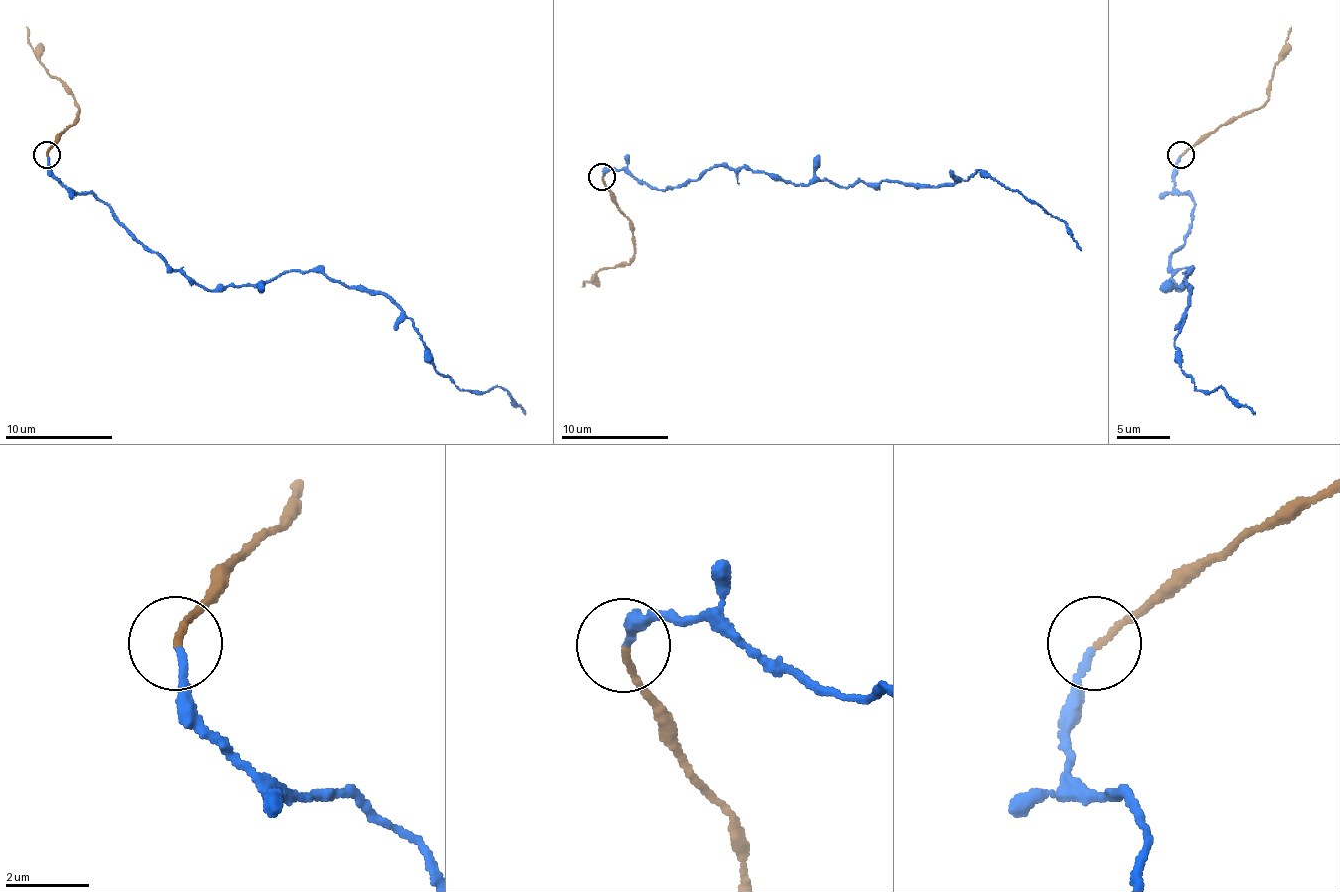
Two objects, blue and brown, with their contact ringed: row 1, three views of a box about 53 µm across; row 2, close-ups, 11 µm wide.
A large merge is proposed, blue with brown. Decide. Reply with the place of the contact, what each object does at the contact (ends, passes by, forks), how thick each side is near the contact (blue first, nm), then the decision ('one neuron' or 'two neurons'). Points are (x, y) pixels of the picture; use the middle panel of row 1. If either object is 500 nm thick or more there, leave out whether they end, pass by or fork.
at (602, 176); blue ends there; brown ends there; 170 nm thick on the blue side, 160 nm on the other; two neurons

